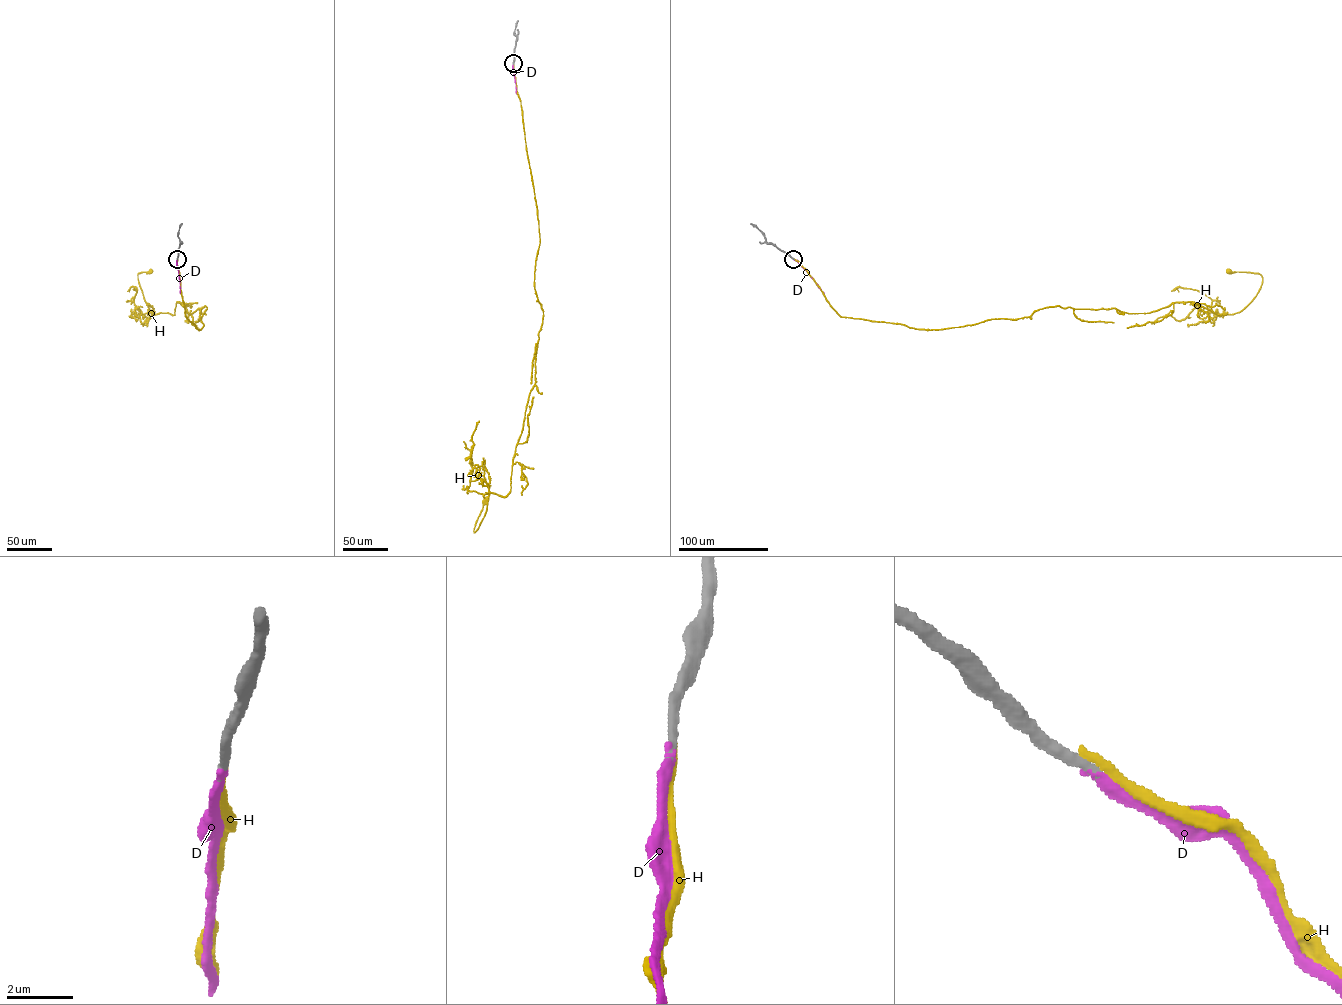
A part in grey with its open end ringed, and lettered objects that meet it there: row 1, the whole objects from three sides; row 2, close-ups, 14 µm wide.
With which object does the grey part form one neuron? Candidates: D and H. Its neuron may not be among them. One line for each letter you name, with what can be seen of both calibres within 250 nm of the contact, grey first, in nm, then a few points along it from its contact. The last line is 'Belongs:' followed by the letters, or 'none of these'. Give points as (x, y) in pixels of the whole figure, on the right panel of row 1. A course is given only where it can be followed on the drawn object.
D: calibres 340 and 320 nm; course (793, 259), (823, 293)
Belongs: D

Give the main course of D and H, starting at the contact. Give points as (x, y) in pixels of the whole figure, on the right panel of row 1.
D: (793, 259), (823, 293)
H: (793, 259), (840, 316), (924, 329), (1056, 306), (1142, 313), (1192, 301), (1232, 314), (1262, 280), (1228, 271)

